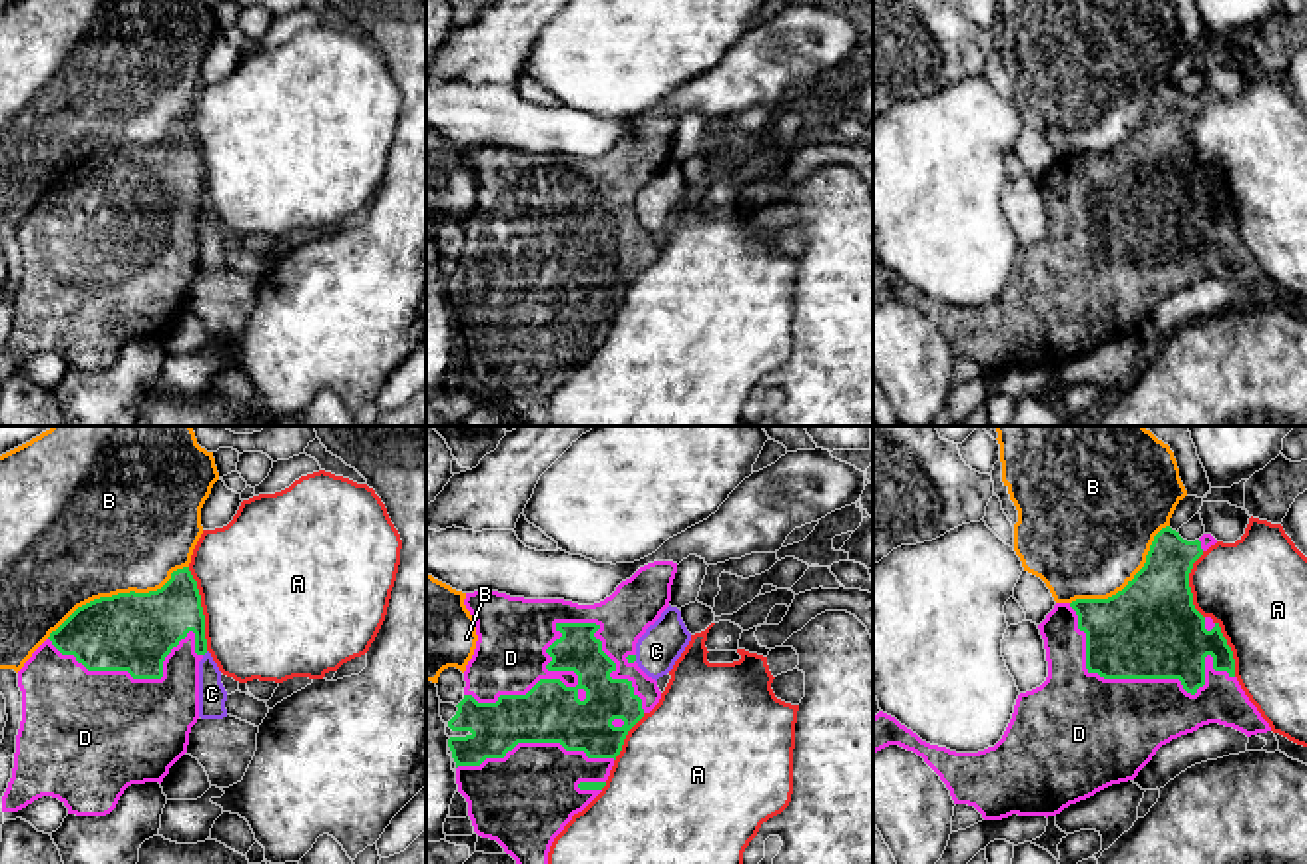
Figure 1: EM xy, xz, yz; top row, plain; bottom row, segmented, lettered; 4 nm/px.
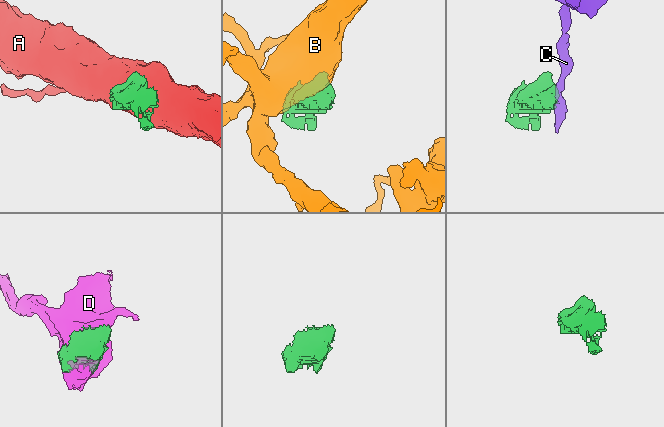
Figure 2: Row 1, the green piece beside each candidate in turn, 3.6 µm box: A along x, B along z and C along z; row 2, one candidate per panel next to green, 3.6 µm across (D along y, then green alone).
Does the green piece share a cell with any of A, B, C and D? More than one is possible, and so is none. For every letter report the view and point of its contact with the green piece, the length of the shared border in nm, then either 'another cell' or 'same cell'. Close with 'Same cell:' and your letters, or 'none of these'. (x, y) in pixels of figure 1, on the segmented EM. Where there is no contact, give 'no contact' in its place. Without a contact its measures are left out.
A: xy (202, 610) | 340 nm | another cell
B: xy (118, 594) | 650 nm | another cell
C: xz (634, 657) | 30 nm | another cell
D: xz (546, 651) | 700 nm | same cell
Same cell: D

